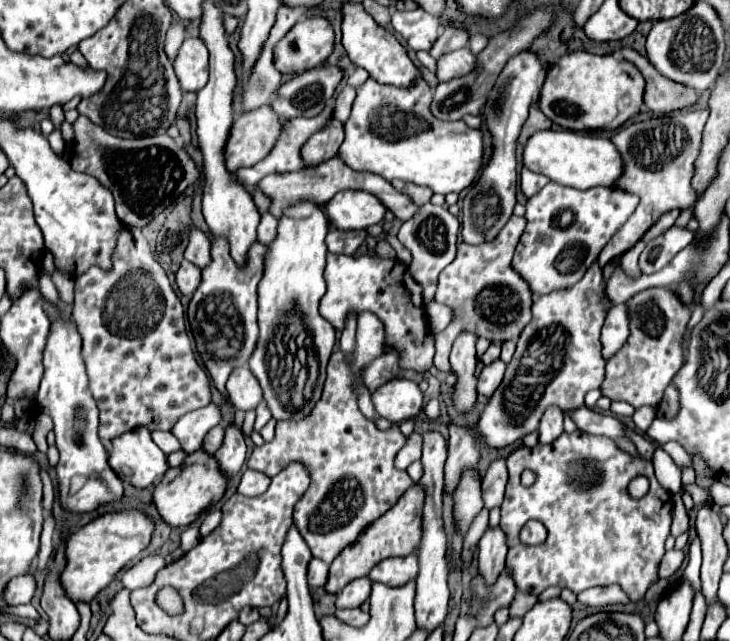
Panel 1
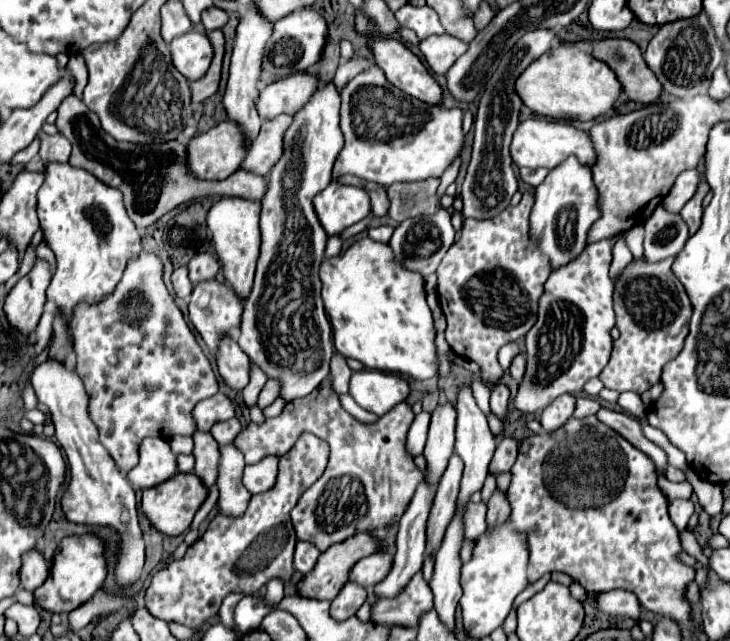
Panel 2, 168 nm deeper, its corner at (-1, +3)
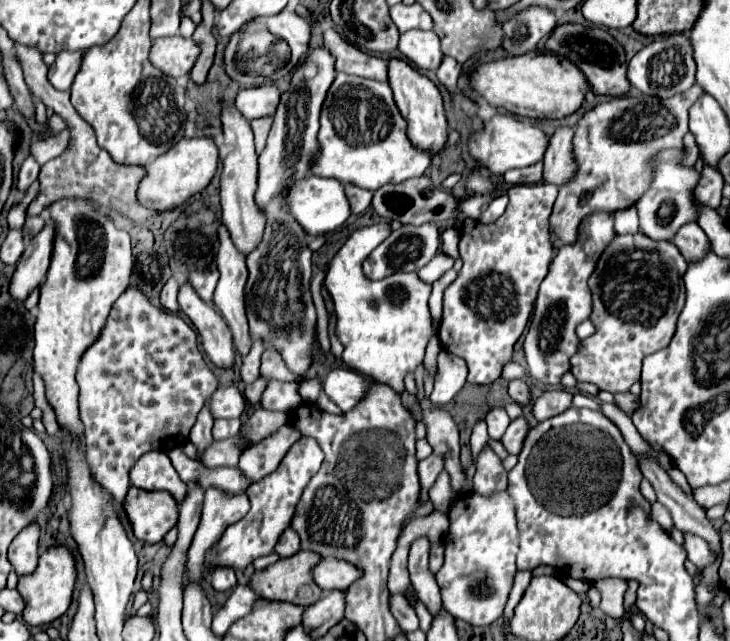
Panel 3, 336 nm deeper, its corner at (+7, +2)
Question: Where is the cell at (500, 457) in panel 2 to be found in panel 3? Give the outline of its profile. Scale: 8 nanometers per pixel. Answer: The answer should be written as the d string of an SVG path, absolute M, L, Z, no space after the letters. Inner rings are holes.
M519 416L519 418L511 420L505 436L501 438L501 442L505 444L505 448L509 450L509 454L519 454L521 452L523 440L527 436L527 430L529 430L529 424L527 424L525 416Z

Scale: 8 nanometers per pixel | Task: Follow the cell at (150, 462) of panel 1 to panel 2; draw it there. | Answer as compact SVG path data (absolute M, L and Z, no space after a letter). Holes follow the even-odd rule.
M161 437L143 439L139 445L139 463L129 471L129 481L139 487L155 487L165 479L173 477L177 471L177 461L169 443Z

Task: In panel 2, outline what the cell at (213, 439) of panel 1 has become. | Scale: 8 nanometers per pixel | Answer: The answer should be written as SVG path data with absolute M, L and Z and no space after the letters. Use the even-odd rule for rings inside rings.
M237 417L229 419L229 421L221 421L221 423L215 423L215 427L211 427L211 435L213 439L219 443L219 445L227 445L235 439L235 435L239 435L241 431L241 423Z

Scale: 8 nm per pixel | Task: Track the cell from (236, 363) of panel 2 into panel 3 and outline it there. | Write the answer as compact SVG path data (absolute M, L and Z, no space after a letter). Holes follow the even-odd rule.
M183 282L179 288L179 306L189 316L193 326L201 336L201 346L219 368L231 368L235 358L235 348L231 342L231 330L223 316L209 304L205 304L191 284Z

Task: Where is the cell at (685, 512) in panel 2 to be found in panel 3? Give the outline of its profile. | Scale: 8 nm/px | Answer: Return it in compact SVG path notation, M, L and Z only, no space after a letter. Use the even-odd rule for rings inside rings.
M655 502L655 504L651 506L651 518L653 518L661 528L665 528L665 530L673 526L673 520L671 520L667 508L663 508L663 504L659 504L659 502Z

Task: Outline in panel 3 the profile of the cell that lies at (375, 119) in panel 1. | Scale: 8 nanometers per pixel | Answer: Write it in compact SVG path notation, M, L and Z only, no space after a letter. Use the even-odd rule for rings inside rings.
M337 74L323 102L319 124L319 152L311 162L311 174L315 176L335 178L341 184L355 184L375 192L385 184L399 184L423 176L431 166L431 156L411 146L405 134L407 122L385 82Z

